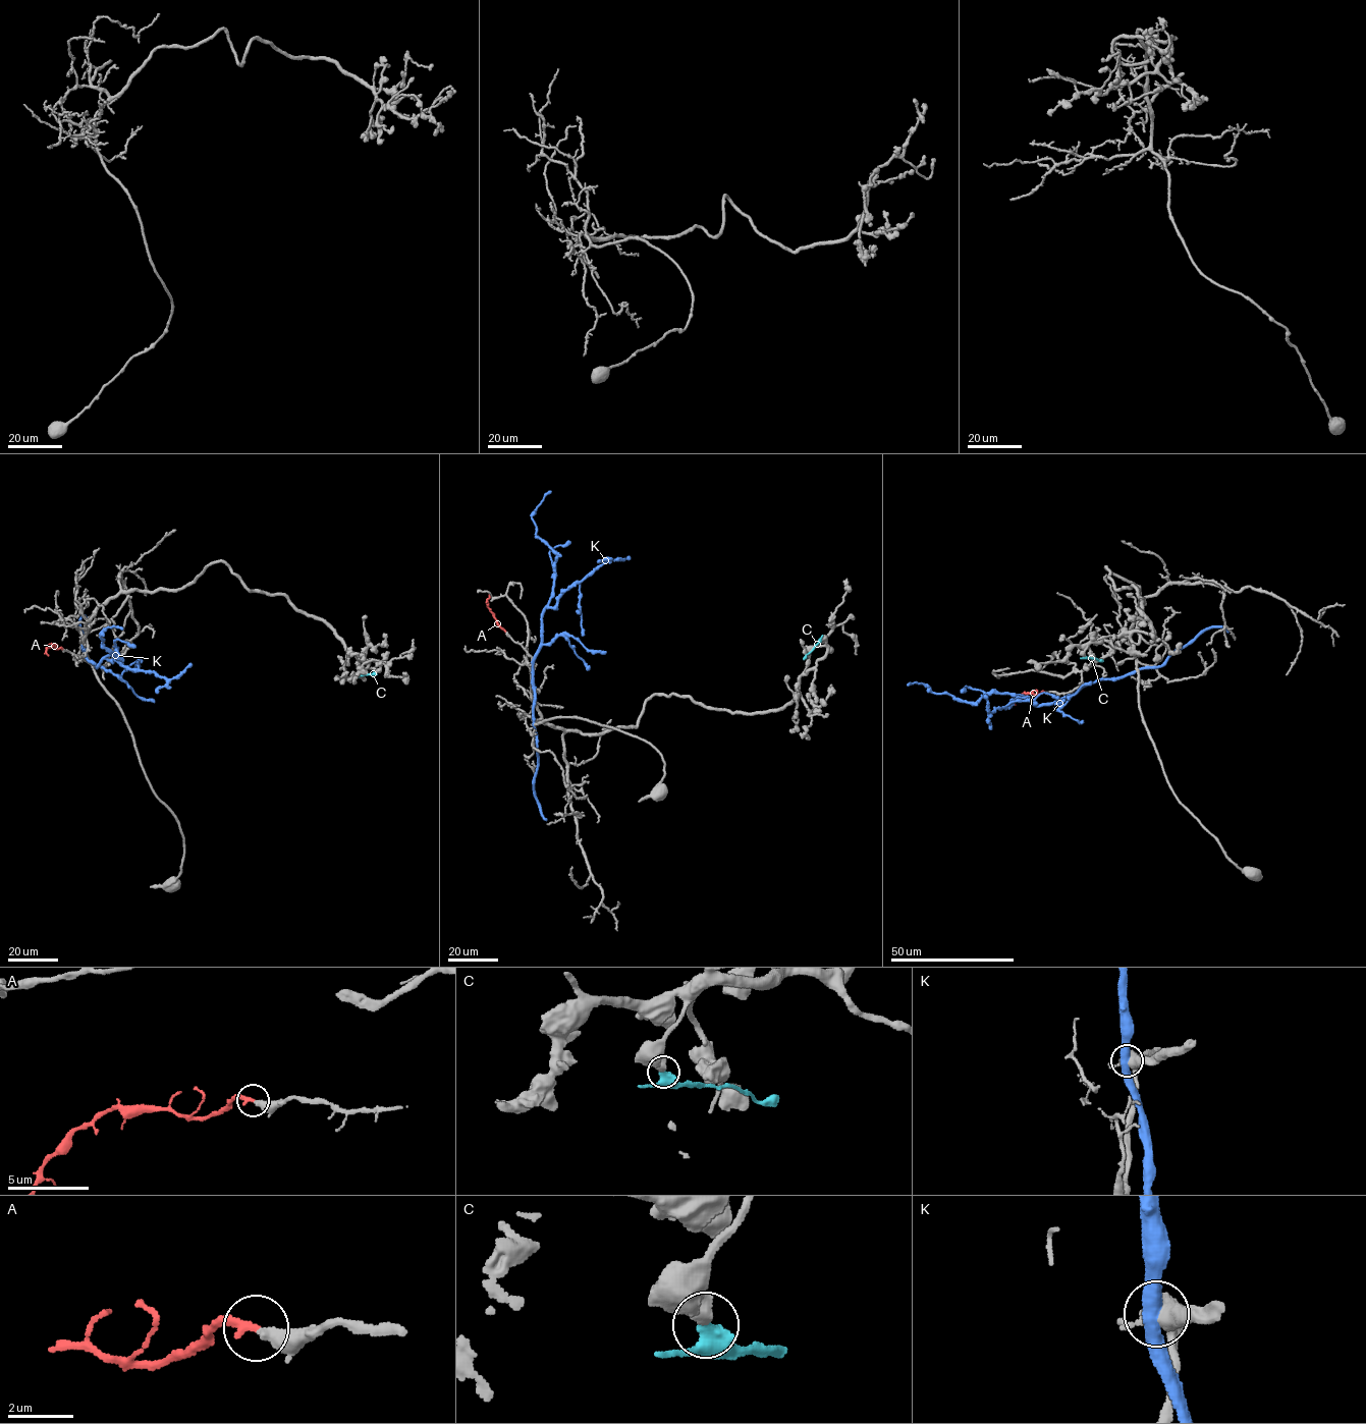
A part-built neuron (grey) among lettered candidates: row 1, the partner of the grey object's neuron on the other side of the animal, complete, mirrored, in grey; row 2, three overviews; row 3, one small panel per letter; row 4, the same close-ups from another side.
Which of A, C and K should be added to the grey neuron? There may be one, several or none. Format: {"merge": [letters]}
{"merge": ["A"]}

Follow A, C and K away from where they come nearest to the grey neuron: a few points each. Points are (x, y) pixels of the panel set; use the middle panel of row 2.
A: (506, 632), (487, 606), (489, 595)
C: (821, 640), (803, 659)
K: (534, 724), (534, 658), (541, 644), (541, 613), (552, 591), (556, 556), (536, 536), (532, 515), (551, 491)

